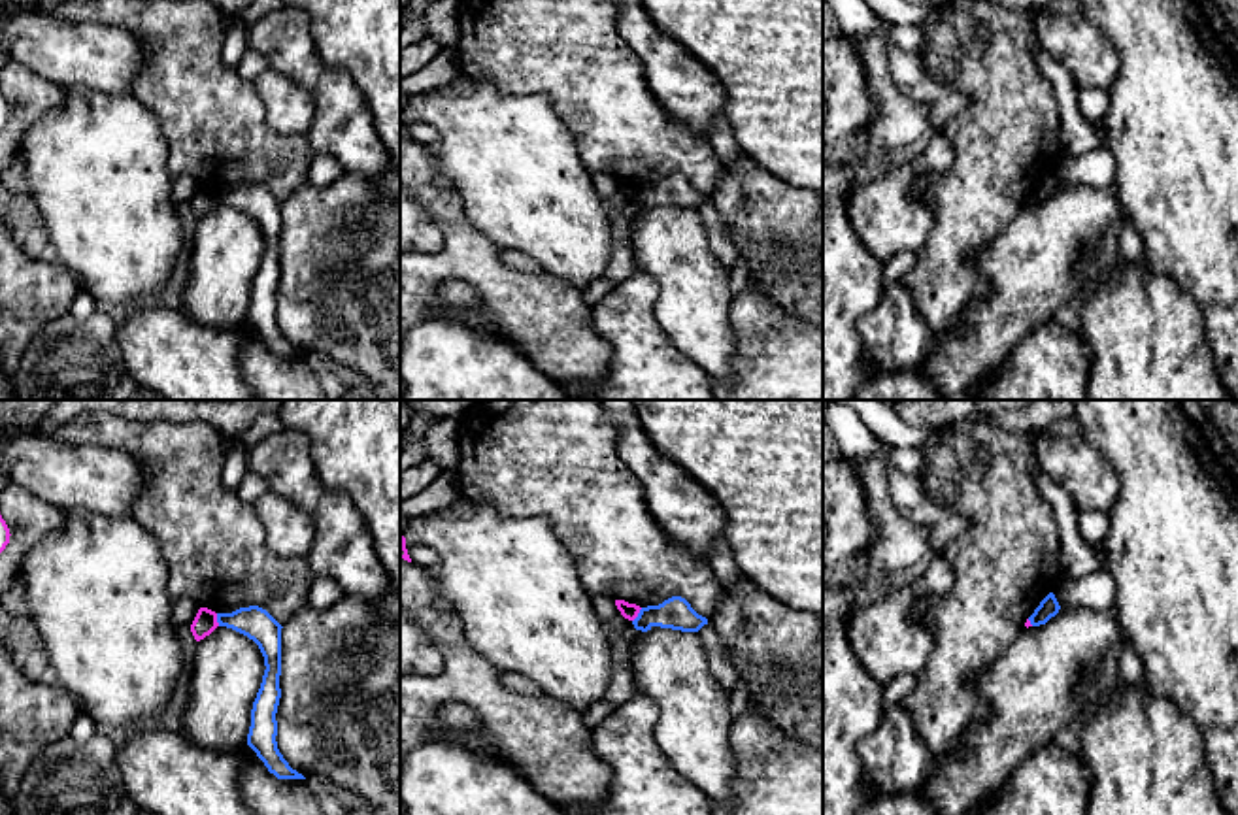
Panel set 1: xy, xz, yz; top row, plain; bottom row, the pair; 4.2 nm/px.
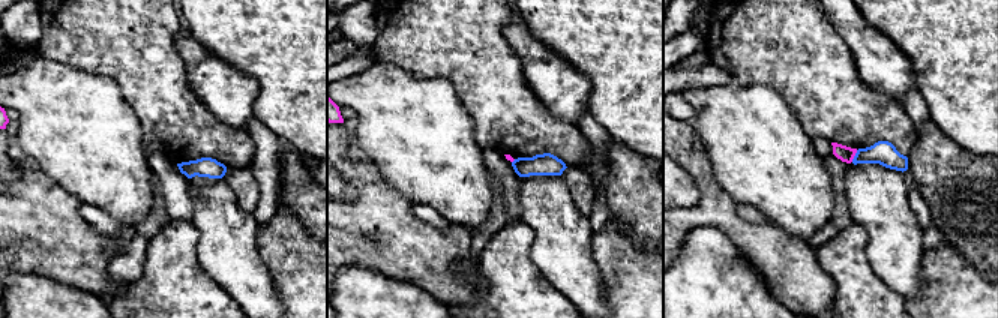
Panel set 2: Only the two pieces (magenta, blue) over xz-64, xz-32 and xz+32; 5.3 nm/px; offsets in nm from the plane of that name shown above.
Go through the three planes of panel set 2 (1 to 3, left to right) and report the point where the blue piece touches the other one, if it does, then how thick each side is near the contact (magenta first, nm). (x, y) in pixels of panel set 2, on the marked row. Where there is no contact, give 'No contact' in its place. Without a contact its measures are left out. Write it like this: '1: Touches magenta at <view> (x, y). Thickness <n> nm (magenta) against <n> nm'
1: No contact
2: No contact
3: Touches magenta at xz+32 (854, 155). Thickness 80 nm (magenta) against 130 nm

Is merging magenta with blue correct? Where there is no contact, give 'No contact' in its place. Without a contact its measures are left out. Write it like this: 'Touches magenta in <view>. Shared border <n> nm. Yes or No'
Touches magenta in xz. Shared border 80 nm. No

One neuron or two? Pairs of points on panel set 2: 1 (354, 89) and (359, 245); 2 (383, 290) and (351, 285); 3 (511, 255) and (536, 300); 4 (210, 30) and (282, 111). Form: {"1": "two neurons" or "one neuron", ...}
{"1": "two neurons", "2": "one neuron", "3": "one neuron", "4": "one neuron"}

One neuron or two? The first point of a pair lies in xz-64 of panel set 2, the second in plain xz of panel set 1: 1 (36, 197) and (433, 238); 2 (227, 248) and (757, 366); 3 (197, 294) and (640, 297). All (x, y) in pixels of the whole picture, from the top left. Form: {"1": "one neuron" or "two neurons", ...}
{"1": "two neurons", "2": "two neurons", "3": "one neuron"}

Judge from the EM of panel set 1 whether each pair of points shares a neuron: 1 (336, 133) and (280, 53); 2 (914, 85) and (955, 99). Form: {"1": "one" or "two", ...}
{"1": "one", "2": "one"}

